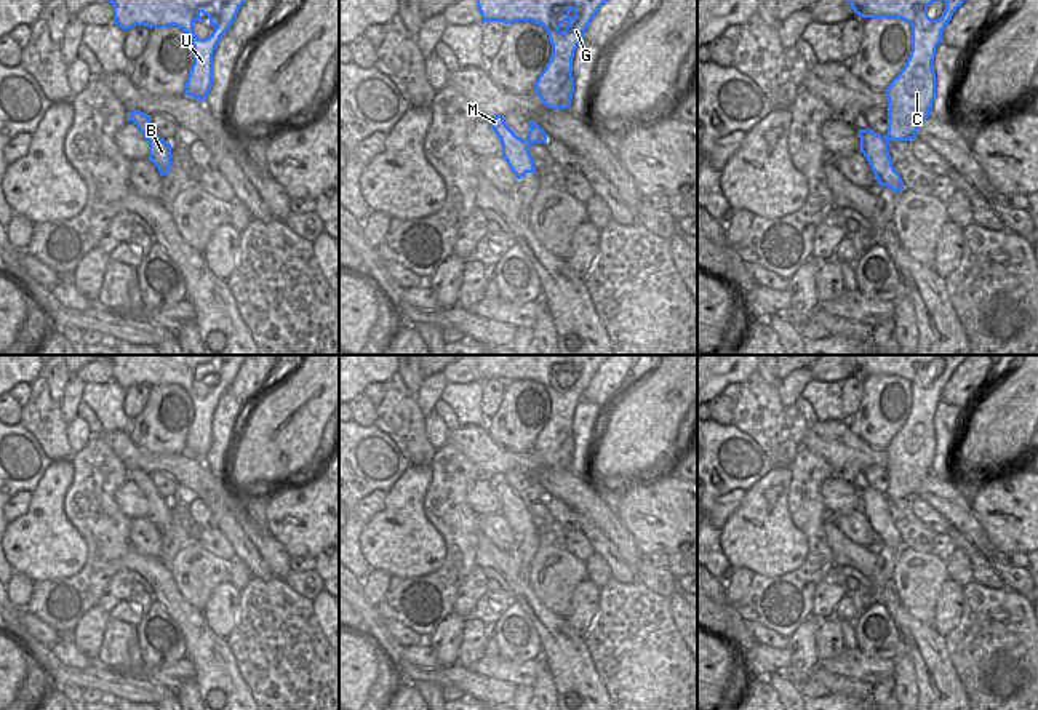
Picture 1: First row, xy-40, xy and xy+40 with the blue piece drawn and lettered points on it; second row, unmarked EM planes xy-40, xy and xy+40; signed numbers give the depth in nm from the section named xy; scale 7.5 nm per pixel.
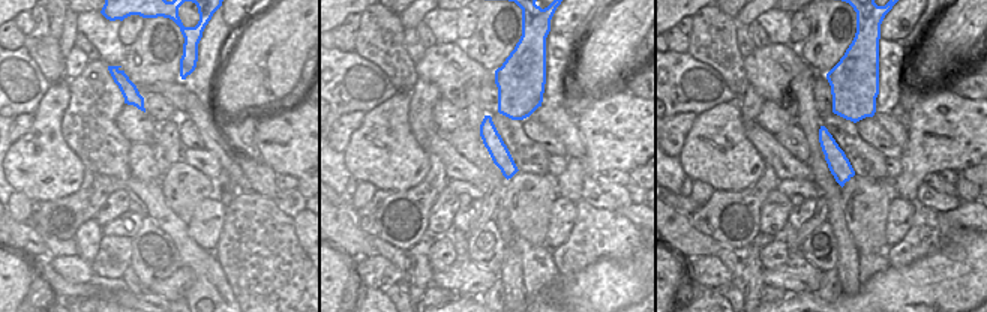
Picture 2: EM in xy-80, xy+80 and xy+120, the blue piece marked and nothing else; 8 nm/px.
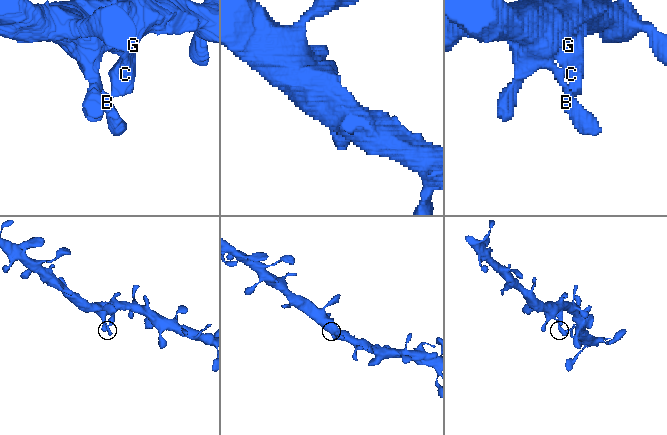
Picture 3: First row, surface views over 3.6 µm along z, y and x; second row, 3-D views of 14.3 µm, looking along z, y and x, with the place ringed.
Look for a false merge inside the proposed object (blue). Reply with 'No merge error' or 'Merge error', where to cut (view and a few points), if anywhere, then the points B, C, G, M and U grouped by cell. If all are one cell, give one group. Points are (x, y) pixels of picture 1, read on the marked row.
No merge error. No split. Groups: B C G M U

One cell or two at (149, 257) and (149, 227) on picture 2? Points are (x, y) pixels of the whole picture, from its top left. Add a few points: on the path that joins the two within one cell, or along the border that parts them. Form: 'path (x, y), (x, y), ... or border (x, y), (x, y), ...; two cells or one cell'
path (149, 249), (149, 234); one cell

